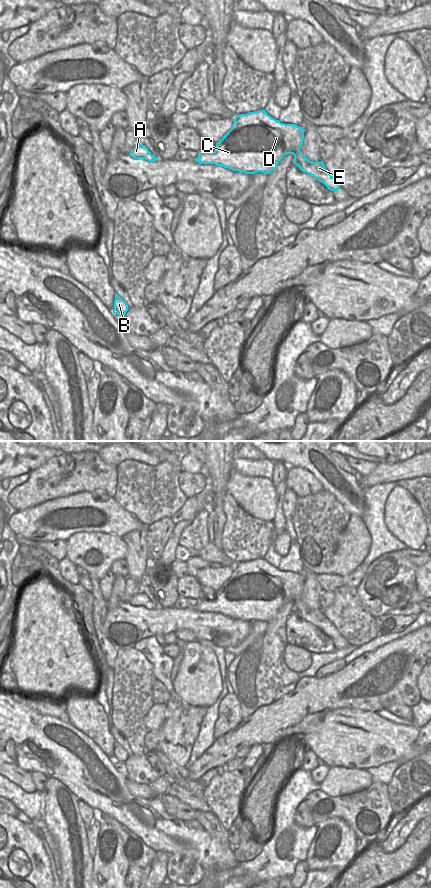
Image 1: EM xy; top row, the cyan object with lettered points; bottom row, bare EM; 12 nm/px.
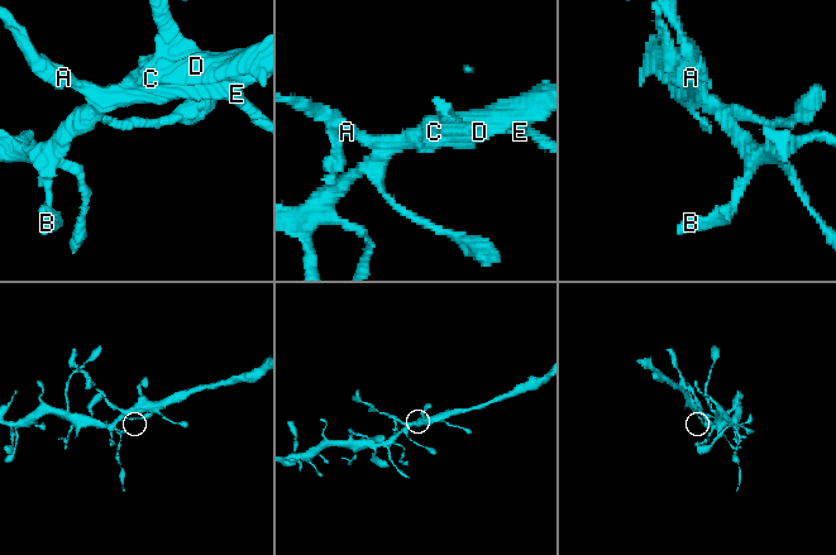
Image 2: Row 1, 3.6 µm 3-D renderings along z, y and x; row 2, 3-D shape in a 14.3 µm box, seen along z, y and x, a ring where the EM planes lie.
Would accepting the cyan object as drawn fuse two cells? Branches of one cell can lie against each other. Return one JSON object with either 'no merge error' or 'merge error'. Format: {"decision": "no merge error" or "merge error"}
{"decision": "no merge error"}

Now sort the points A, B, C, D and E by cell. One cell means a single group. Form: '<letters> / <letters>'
A B C D E

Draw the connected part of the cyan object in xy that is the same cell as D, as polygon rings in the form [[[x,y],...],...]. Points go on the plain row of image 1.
[[[265,558],[236,563],[231,577],[216,591],[214,600],[202,599],[194,608],[200,612],[215,612],[245,622],[262,620],[269,622],[286,602],[294,603],[293,612],[323,631],[329,638],[335,639],[340,632],[327,619],[323,610],[312,610],[300,599],[305,577],[295,572],[281,571],[272,566]]]

